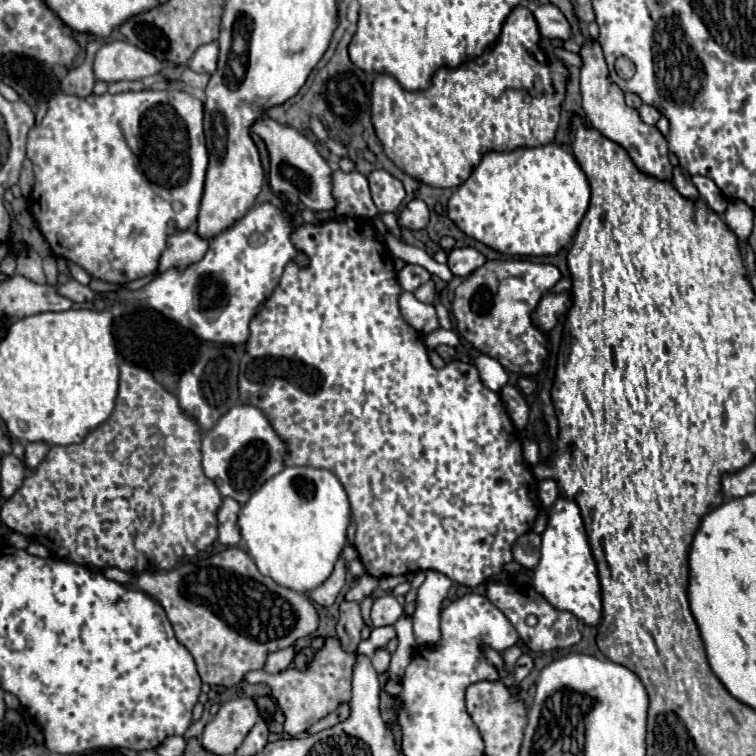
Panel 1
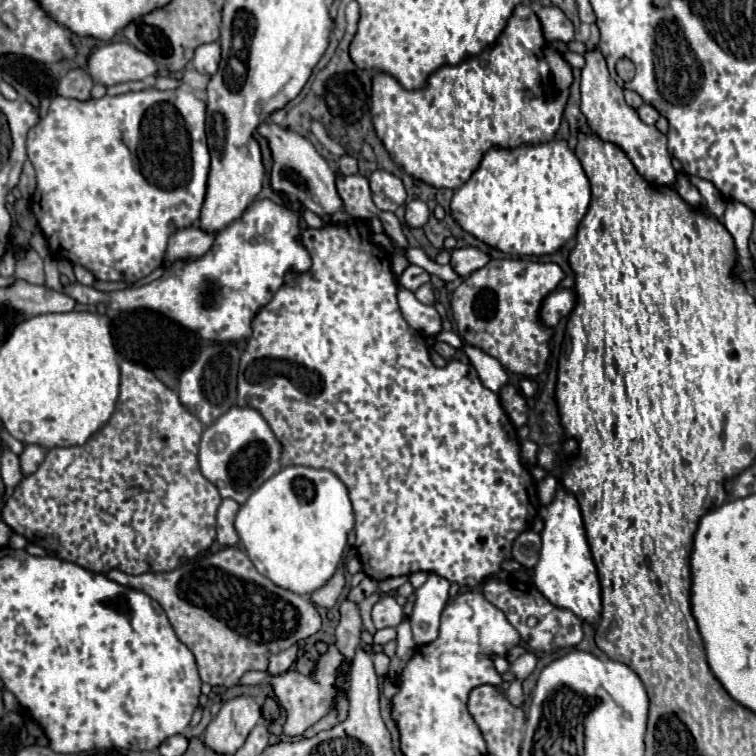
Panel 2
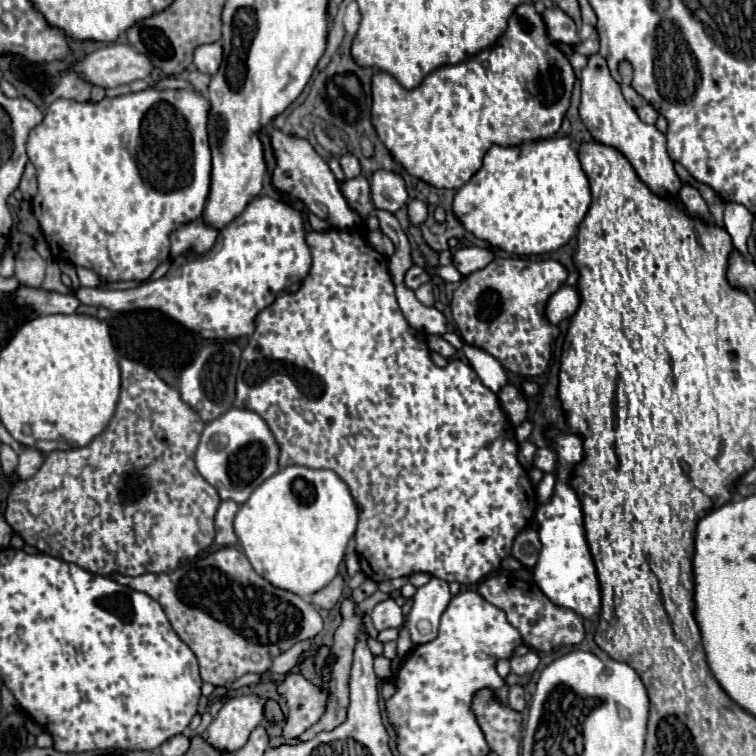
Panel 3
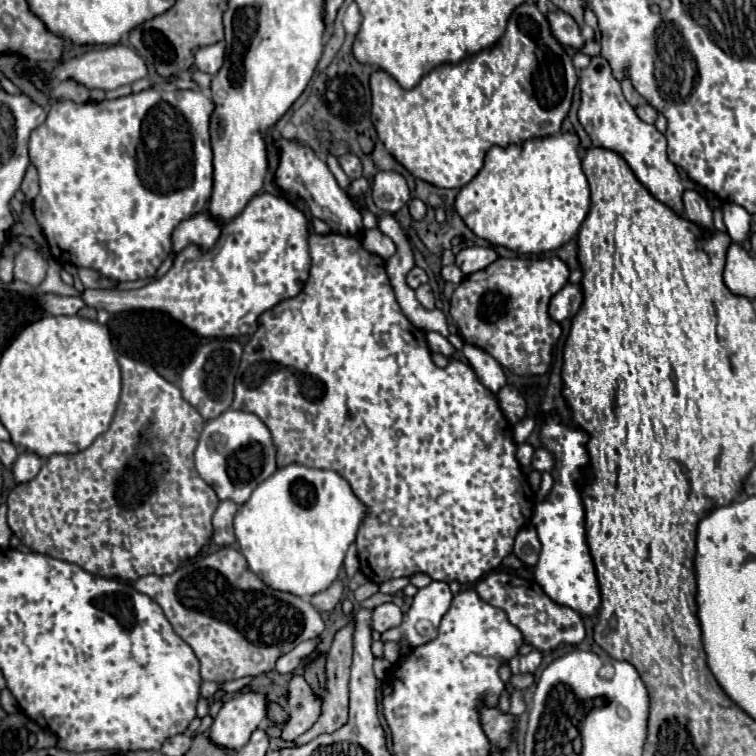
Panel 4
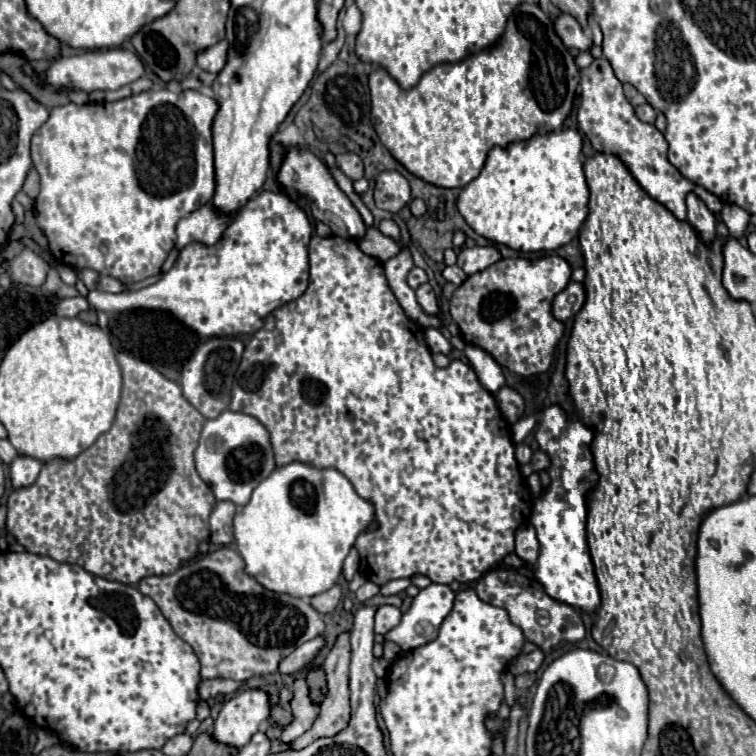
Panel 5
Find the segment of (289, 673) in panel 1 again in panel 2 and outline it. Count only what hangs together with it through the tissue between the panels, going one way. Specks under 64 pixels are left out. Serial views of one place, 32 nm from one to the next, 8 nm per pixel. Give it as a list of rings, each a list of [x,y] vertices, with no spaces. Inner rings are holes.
[[[328,646],[328,652],[320,658],[316,670],[312,676],[302,676],[300,672],[288,670],[280,676],[270,676],[266,672],[248,672],[240,678],[238,684],[260,684],[260,682],[270,682],[274,686],[274,692],[282,704],[282,708],[286,708],[286,724],[284,724],[284,736],[288,738],[296,738],[302,736],[302,732],[306,728],[310,728],[312,724],[316,724],[322,716],[326,716],[326,712],[332,708],[334,702],[334,680],[336,680],[336,670],[342,662],[340,652],[336,652],[336,646]]]

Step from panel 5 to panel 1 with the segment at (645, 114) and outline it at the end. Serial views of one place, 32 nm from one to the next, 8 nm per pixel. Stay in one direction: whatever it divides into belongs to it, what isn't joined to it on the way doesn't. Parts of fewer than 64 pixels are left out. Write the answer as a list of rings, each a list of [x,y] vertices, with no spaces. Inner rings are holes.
[[[642,104],[642,106],[638,108],[638,114],[640,114],[640,118],[642,118],[646,124],[656,124],[658,118],[660,118],[660,112],[658,112],[654,106],[648,106],[648,104]]]

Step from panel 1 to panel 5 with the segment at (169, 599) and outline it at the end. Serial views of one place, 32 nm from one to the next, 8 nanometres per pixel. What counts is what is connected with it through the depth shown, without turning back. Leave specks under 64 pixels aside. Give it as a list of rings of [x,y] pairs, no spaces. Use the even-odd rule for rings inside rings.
[[[222,546],[196,562],[180,566],[174,574],[144,578],[138,584],[138,590],[154,600],[172,630],[194,648],[202,666],[202,678],[230,678],[244,682],[252,676],[278,674],[280,662],[290,656],[296,646],[324,634],[324,620],[308,602],[260,588],[256,580],[244,576],[244,562],[230,546]]]

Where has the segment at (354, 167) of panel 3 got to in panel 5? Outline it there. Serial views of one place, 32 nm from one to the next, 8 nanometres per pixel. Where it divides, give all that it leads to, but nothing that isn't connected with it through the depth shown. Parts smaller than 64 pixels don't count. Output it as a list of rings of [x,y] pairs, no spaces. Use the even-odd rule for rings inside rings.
[[[346,152],[346,154],[338,154],[336,156],[336,166],[350,178],[350,180],[358,180],[364,176],[364,164],[362,158],[354,152]]]

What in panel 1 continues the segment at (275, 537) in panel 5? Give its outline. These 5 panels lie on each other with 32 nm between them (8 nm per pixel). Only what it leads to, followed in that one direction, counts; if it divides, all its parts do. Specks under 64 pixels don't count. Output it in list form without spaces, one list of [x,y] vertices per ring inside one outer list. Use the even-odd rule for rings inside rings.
[[[288,466],[258,488],[240,508],[238,528],[250,558],[276,584],[308,594],[334,572],[350,528],[350,500],[330,470]]]

